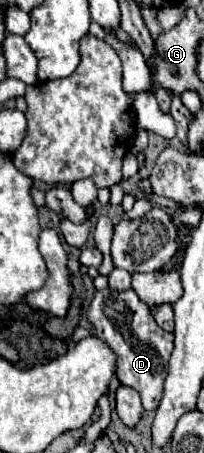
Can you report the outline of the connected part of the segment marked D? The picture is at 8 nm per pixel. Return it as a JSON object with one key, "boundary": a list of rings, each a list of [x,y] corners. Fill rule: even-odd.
{"boundary":[[[98,290],[90,302],[86,316],[92,324],[94,336],[102,338],[102,342],[114,350],[118,358],[116,374],[120,382],[124,386],[132,386],[140,394],[144,410],[156,410],[162,398],[162,384],[166,378],[174,336],[156,324],[148,306],[138,298],[138,294],[134,294],[134,290]]]}

